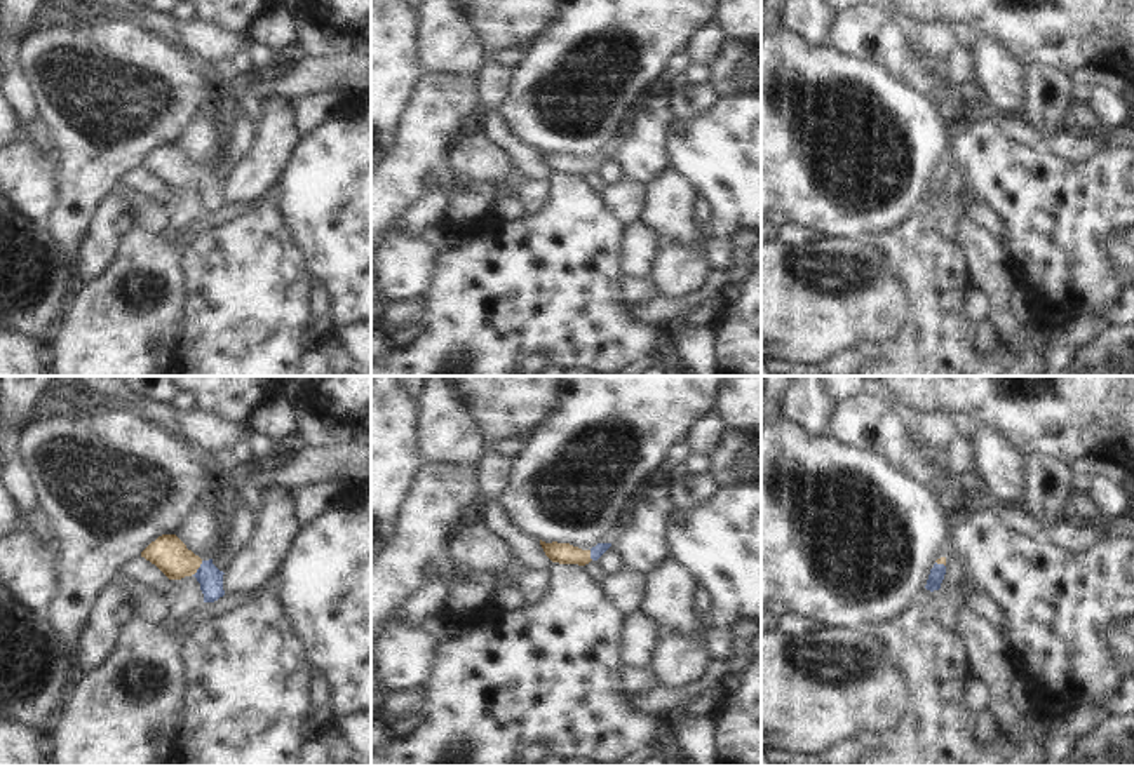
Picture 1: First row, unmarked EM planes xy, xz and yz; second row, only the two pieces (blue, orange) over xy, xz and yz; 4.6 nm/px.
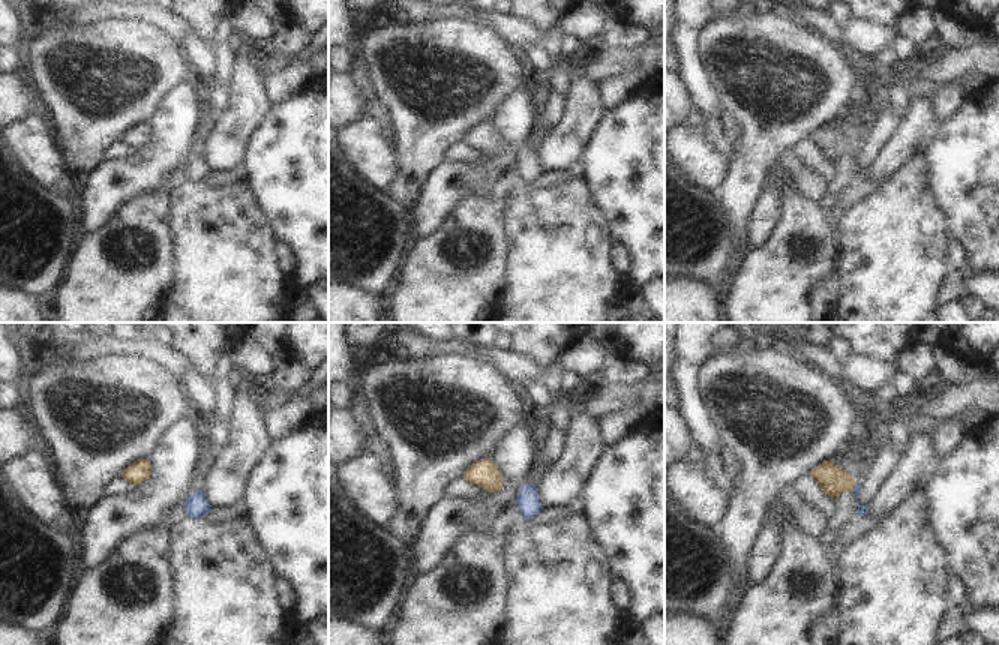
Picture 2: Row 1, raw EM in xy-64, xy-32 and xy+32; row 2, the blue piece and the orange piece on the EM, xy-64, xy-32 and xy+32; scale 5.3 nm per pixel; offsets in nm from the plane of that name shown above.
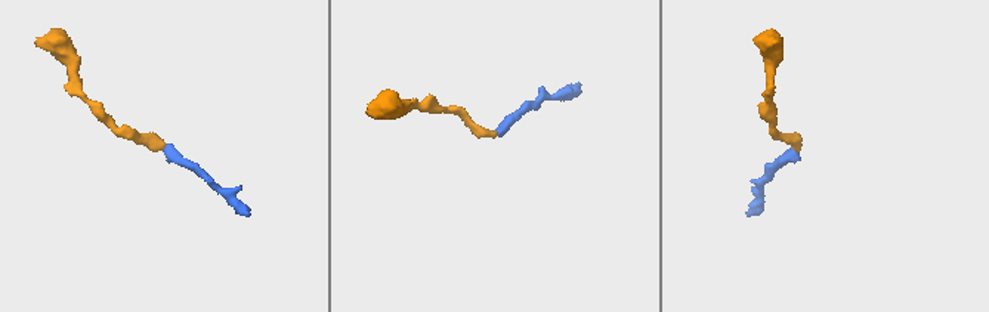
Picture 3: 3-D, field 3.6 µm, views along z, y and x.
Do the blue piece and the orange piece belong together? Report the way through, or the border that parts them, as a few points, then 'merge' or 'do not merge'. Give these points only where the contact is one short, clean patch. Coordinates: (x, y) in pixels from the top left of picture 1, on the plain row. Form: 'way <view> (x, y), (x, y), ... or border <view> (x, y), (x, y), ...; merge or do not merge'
way xy (208, 185), (199, 178), (180, 173), (168, 162); merge

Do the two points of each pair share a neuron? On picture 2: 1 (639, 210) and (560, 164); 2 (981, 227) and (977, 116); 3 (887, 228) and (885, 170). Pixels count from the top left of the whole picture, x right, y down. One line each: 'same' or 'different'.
1: different
2: same
3: different

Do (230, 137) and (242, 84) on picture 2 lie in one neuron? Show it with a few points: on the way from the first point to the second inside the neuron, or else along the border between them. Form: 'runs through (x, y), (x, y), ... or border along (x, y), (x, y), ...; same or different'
runs through (228, 123), (228, 110), (236, 98); same

